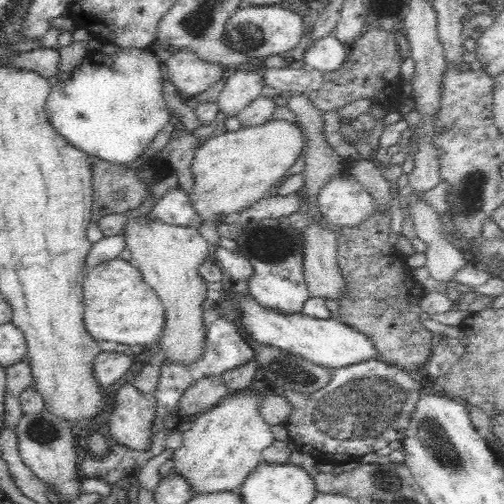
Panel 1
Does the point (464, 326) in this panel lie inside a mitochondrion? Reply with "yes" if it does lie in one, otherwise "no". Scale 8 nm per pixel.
no

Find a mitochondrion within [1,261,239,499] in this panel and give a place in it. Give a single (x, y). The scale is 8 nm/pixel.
(42, 431)

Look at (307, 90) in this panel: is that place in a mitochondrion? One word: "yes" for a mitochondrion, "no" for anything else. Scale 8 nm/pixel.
no

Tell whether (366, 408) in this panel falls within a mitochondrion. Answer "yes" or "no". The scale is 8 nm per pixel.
yes

